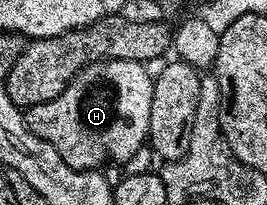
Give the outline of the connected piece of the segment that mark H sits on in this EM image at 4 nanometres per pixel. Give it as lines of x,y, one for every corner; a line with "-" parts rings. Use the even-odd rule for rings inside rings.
107,58
99,62
93,62
81,70
55,100
47,100
38,106
28,107
24,111
25,123
29,130
35,132
71,168
76,170
97,170
110,158
113,162
129,162
141,146
146,145
149,137
149,121
151,120
151,100
153,99
154,75
148,74
146,67
139,62
123,60
122,58

